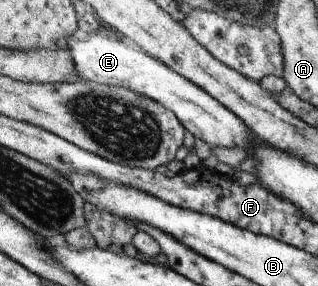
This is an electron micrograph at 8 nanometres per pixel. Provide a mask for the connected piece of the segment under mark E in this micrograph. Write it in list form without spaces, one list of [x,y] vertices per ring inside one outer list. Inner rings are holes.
[[[92,34],[87,40],[68,42],[74,72],[79,80],[94,81],[101,85],[126,87],[143,97],[151,98],[174,114],[180,124],[192,134],[212,147],[234,147],[250,150],[258,138],[227,108],[214,100],[205,90],[192,84],[169,66],[144,52],[138,52],[122,42],[108,38],[106,34]]]

